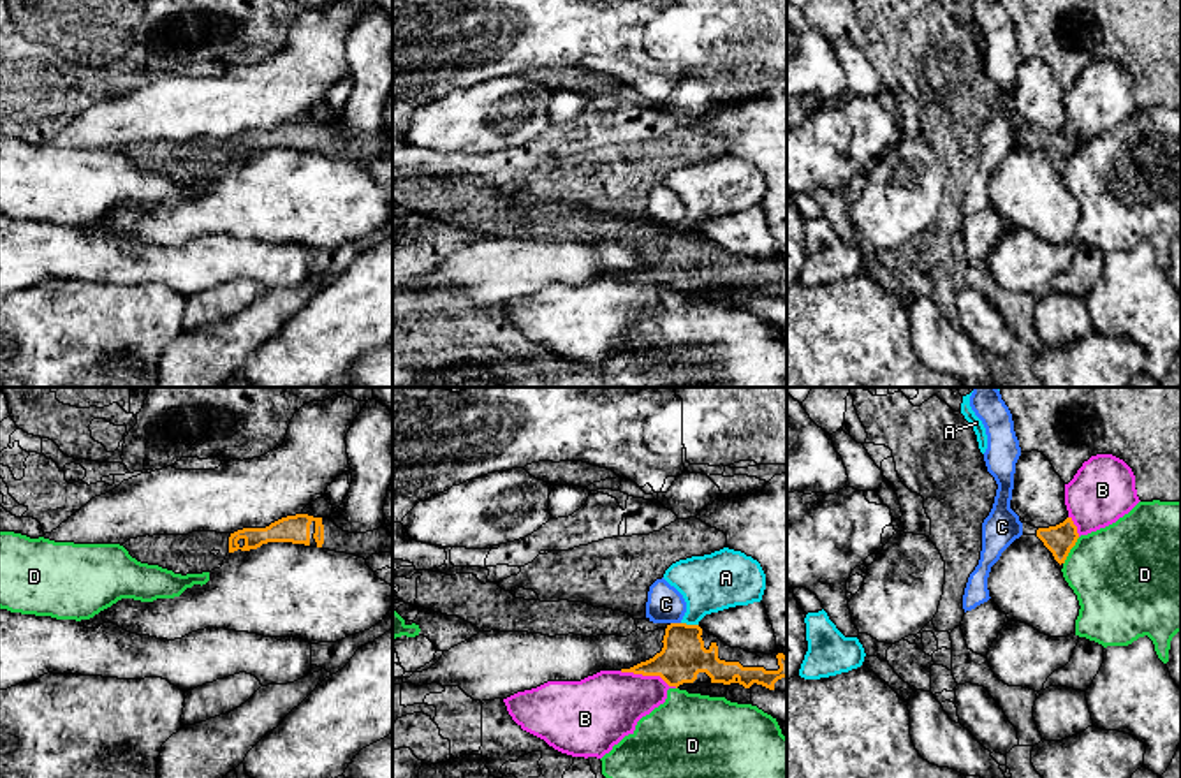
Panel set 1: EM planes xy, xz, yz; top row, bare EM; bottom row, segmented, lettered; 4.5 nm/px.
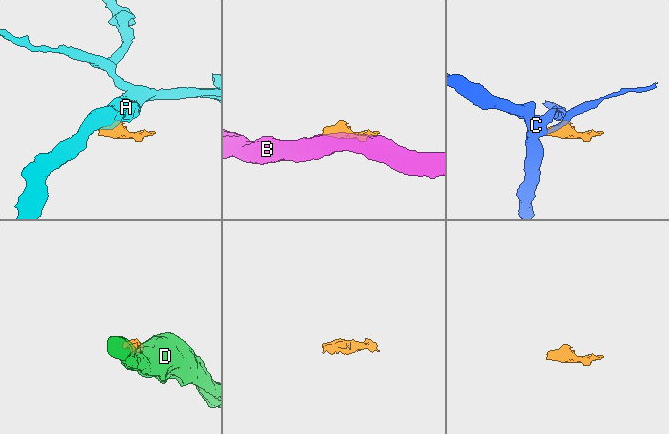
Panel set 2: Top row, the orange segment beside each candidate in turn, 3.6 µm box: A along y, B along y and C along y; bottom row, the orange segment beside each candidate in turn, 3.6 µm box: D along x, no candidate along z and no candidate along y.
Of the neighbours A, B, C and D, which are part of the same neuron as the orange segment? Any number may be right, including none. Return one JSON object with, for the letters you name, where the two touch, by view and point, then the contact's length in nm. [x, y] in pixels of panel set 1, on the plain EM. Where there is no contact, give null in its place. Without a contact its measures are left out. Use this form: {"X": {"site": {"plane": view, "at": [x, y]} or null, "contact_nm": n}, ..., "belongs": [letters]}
{"belongs": []}

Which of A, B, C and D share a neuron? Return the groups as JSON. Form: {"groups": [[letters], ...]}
{"groups": [["A"], ["B"], ["C"], ["D"]]}

